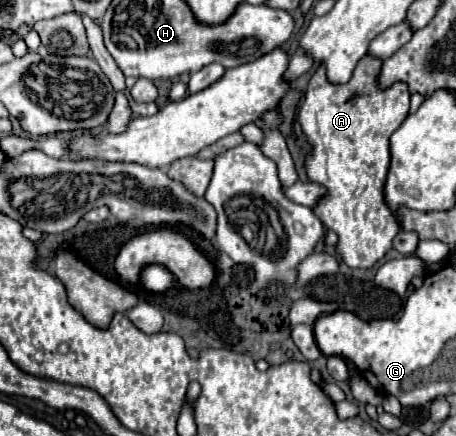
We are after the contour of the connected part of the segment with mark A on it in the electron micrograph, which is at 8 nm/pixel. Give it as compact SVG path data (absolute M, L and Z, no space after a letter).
M365 54L359 60L347 84L329 82L325 74L325 66L323 64L317 66L315 74L309 80L305 102L301 104L297 114L303 132L313 144L313 154L305 162L307 176L309 180L319 182L327 188L327 196L323 196L323 200L313 208L313 212L329 230L335 230L339 234L337 250L343 262L351 268L371 268L377 260L381 260L391 250L393 238L399 232L399 224L391 214L389 204L385 202L385 180L387 180L389 162L391 162L389 138L409 114L409 90L405 82L395 82L389 88L379 88L381 64L383 60L379 60L377 56Z

